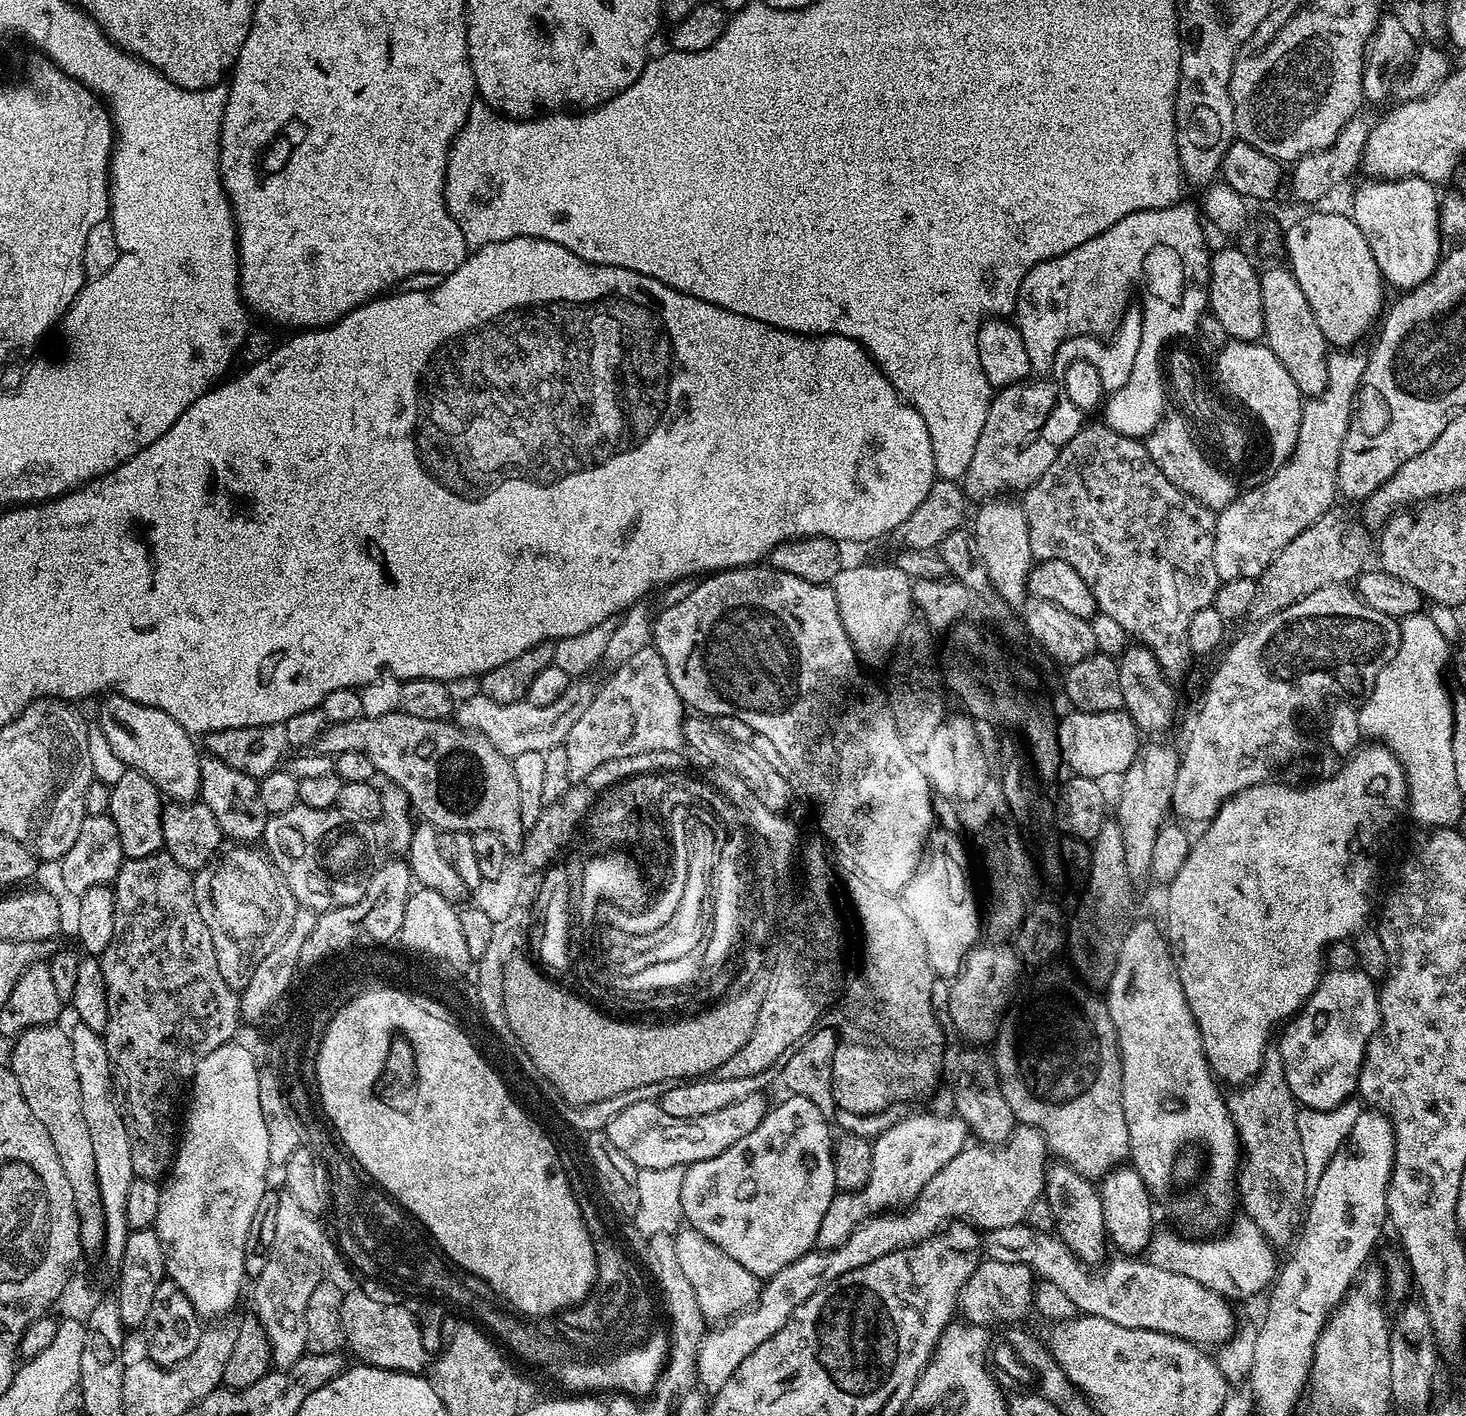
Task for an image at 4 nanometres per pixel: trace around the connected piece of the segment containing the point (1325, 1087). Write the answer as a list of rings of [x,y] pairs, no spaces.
[[[1356,966],[1340,968],[1337,972],[1325,971],[1314,994],[1284,1030],[1278,1051],[1284,1063],[1286,1082],[1297,1101],[1305,1108],[1316,1108],[1319,1111],[1330,1111],[1338,1107],[1357,1091],[1360,1068],[1368,1052],[1368,1043],[1380,1030],[1380,994],[1377,981]]]

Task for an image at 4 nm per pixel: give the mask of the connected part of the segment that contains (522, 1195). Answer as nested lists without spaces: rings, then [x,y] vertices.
[[[371,988],[353,996],[332,1016],[319,1037],[320,1053],[317,1054],[316,1060],[314,1059],[314,1081],[316,1080],[317,1086],[320,1087],[318,1089],[320,1106],[330,1124],[332,1119],[331,1127],[334,1132],[336,1127],[335,1135],[339,1143],[367,1175],[368,1172],[372,1175],[371,1179],[384,1192],[429,1232],[437,1246],[461,1270],[477,1281],[485,1280],[505,1300],[503,1301],[505,1305],[513,1304],[508,1306],[528,1318],[554,1314],[556,1316],[573,1306],[580,1305],[589,1297],[596,1283],[595,1246],[592,1244],[586,1222],[583,1221],[578,1202],[567,1187],[567,1176],[552,1140],[540,1140],[540,1131],[532,1132],[532,1124],[528,1124],[528,1120],[524,1120],[524,1116],[520,1116],[516,1108],[512,1108],[512,1100],[504,1096],[500,1080],[496,1080],[496,1076],[492,1076],[492,1072],[488,1072],[488,1068],[480,1064],[476,1052],[472,1052],[473,1048],[468,1048],[471,1035],[467,1031],[463,1032],[446,1017],[423,1008],[414,997],[407,996],[396,988]]]

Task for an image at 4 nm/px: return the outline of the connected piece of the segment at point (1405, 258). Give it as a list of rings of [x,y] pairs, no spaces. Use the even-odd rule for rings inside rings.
[[[1407,176],[1401,180],[1364,182],[1352,200],[1350,215],[1362,230],[1380,275],[1399,290],[1411,290],[1432,279],[1442,259],[1440,252],[1440,201],[1431,180]]]

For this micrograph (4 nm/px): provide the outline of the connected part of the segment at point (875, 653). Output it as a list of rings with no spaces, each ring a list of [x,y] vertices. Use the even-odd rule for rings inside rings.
[[[860,564],[857,568],[841,567],[834,581],[838,610],[861,665],[889,663],[902,630],[914,616],[913,583],[911,576],[895,566],[879,568],[876,564]]]

